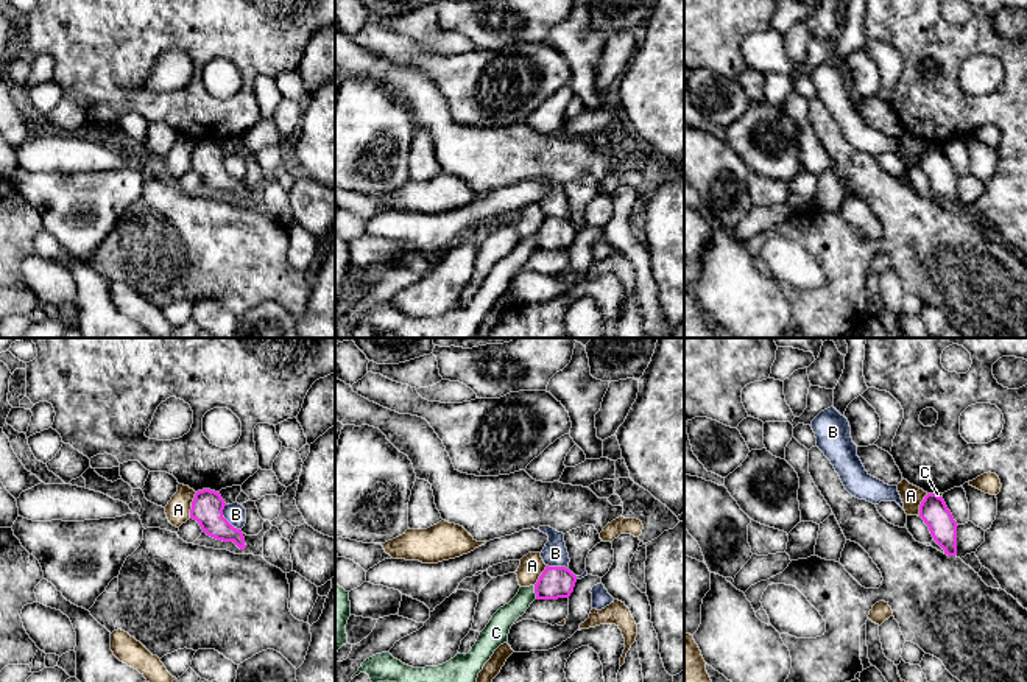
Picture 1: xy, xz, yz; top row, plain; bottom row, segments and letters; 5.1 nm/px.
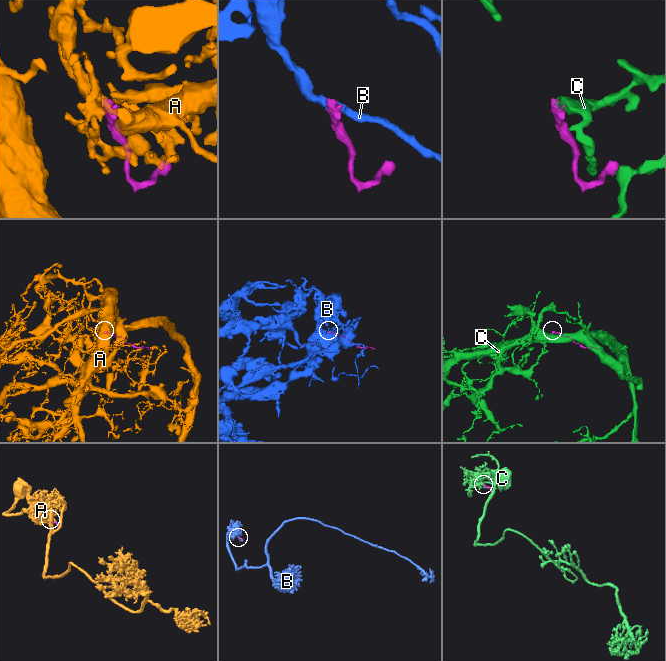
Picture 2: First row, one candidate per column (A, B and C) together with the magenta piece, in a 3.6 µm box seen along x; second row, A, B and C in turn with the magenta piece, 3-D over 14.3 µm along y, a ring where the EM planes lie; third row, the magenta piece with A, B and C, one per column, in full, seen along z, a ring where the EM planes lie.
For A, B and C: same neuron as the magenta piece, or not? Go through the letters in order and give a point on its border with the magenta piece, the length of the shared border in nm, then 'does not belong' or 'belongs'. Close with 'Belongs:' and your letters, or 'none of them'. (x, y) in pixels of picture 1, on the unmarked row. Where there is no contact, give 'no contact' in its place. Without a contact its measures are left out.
A: xy (192, 156) | 140 nm | does not belong
B: xy (225, 170) | 160 nm | does not belong
C: xz (535, 243) | 70 nm | does not belong
Belongs: none of them

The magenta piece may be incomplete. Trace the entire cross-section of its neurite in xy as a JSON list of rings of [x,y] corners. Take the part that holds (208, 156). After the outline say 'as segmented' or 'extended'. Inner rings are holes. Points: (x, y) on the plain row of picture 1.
[[[203,140],[195,145],[190,160],[190,170],[196,171],[207,187],[234,193],[240,201],[245,201],[245,188],[242,181],[234,179],[224,168],[223,160],[226,154],[220,143]]] | as segmented

